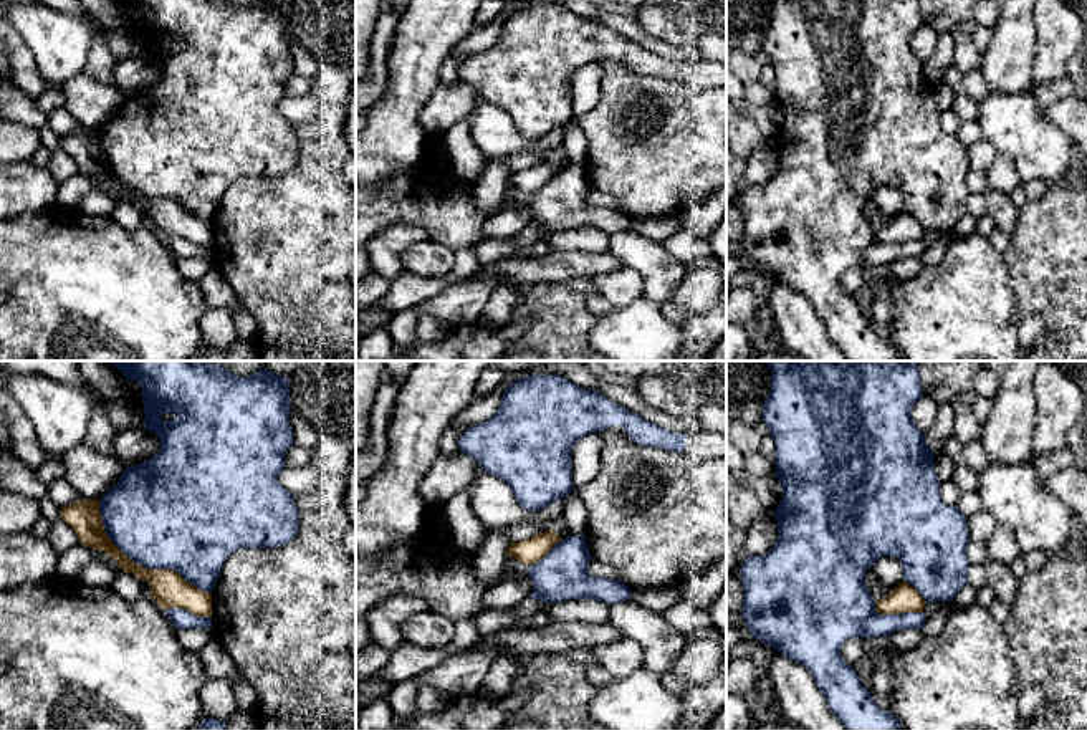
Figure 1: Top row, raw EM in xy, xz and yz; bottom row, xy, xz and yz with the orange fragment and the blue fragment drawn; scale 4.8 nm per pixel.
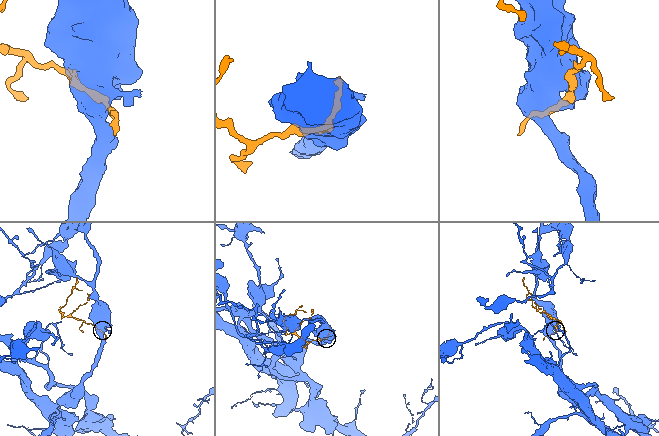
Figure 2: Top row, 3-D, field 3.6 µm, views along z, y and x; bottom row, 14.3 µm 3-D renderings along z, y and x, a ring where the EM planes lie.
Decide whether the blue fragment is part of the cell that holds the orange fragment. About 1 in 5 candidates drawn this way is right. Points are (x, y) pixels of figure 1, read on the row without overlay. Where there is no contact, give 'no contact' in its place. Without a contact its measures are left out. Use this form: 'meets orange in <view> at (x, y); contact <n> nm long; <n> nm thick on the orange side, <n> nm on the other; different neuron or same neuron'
meets orange in xy at (139, 194); contact 700 nm long; 170 nm thick on the orange side, 480 nm on the other; same neuron

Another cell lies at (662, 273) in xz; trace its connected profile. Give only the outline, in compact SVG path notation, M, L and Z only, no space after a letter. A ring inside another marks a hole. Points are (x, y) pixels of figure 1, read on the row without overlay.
M632 228L611 233L609 252L642 276L642 296L658 303L663 318L680 329L690 313L673 300L673 293L683 281L685 267L662 243Z

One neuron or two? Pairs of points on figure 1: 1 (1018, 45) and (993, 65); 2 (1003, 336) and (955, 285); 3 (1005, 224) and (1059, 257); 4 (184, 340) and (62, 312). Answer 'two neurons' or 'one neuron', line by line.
1: one neuron
2: one neuron
3: two neurons
4: one neuron

